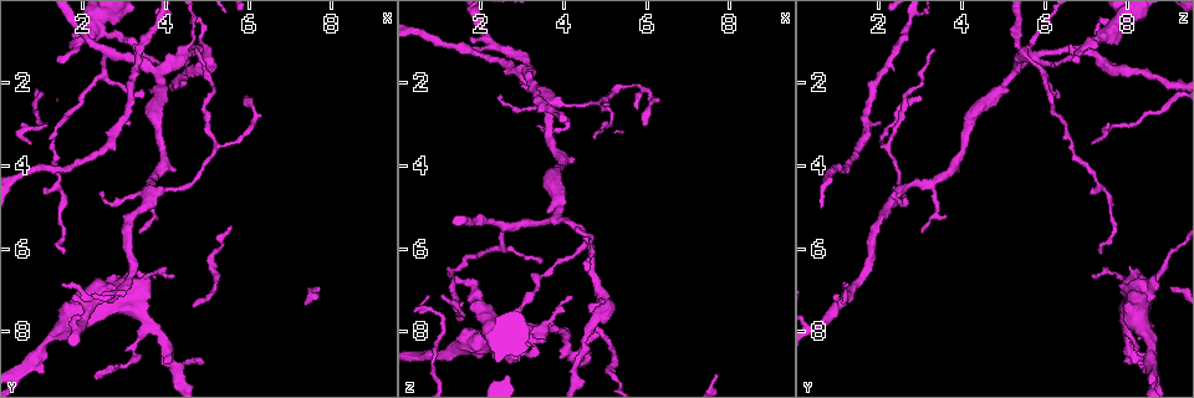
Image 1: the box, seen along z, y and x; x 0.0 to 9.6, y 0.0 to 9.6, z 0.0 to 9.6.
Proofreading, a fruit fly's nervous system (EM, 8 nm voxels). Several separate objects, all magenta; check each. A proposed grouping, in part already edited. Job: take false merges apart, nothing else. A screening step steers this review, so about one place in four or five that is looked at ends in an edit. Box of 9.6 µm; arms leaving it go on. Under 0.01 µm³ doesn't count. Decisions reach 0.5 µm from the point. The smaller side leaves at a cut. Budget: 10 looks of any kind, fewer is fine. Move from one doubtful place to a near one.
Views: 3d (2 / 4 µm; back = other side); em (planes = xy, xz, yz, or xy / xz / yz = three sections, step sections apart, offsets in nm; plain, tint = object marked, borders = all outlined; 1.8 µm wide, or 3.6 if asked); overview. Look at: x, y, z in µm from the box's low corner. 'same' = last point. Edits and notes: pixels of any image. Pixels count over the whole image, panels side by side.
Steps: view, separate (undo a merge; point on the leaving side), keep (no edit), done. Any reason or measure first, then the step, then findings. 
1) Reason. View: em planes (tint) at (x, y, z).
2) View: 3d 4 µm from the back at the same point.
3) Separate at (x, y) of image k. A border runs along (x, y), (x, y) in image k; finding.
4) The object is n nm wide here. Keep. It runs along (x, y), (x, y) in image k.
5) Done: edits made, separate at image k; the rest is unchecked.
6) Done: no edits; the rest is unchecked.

Abrupt turn. View: em xy step 4 (tint) at (4.15, 8.90, 8.65).

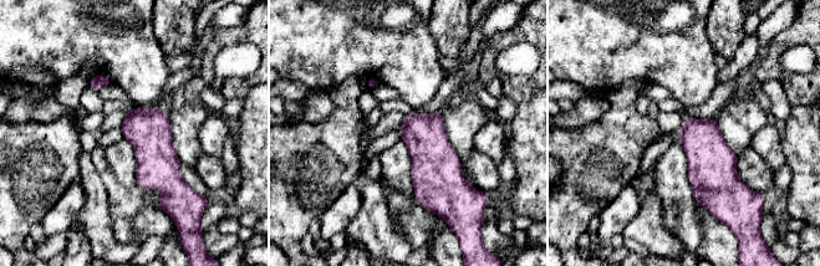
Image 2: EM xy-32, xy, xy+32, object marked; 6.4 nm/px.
View: em planes (tint) at the same point.

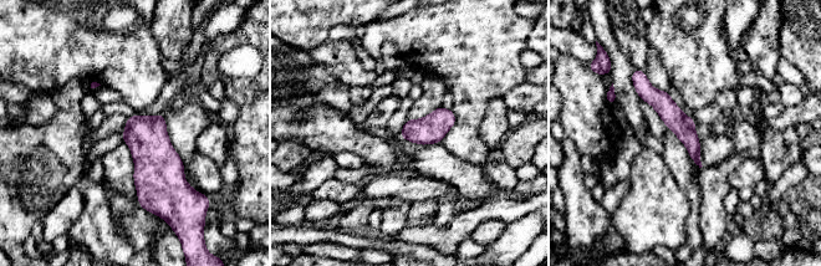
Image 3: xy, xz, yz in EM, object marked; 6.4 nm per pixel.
Keep. All the same neuron.

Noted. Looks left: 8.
Sudden change in width. View: em planes (tint) at (3.55, 6.75, 7.85).

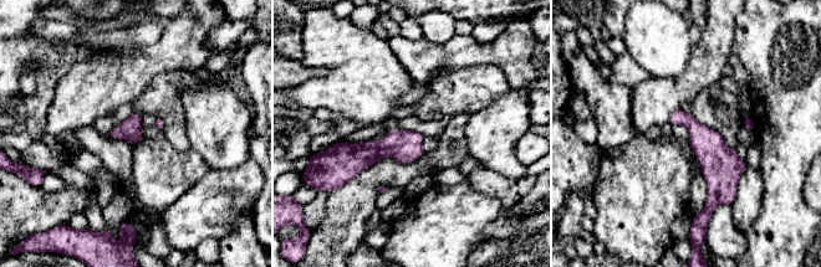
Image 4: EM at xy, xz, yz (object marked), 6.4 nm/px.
Keep. It runs along (419, 137), (373, 152), (338, 147) in image 4; continuous, no second neuron.

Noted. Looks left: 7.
Four-way junction. View: em planes (borders) at (4.50, 1.40, 5.75).

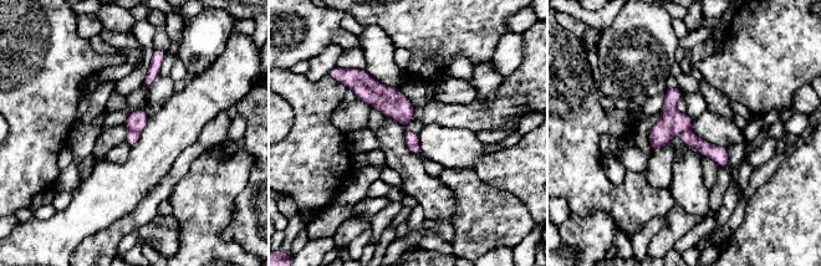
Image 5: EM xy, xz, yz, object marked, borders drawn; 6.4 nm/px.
Separate at (132, 138) of image 5. A border runs along (128, 129), (136, 131), (139, 134) in image 5; a second neuron is stuck on.

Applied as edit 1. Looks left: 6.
View: overview.

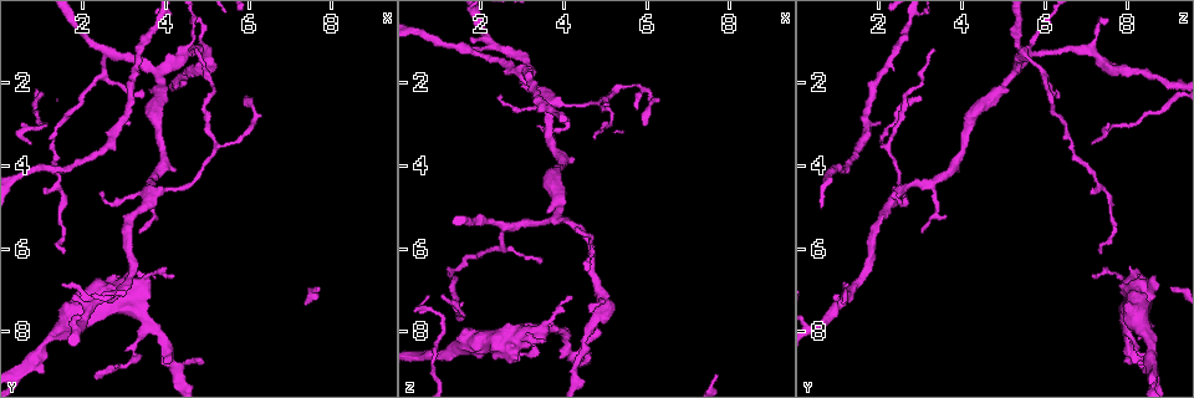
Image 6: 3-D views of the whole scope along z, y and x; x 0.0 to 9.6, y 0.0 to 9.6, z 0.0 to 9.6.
Sharp bend. View: 3d 2 µm at (3.65, 4.55, 2.55).

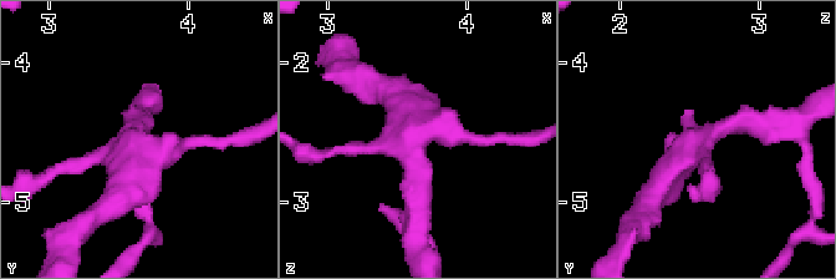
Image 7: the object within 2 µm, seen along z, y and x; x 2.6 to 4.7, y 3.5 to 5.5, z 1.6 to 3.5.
Shape alone is not enough. View: em planes (tint) at (3.64, 4.58, 2.50).

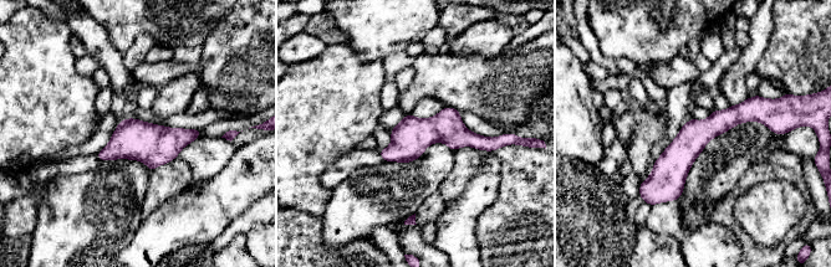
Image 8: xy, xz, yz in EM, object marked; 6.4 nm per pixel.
The object is 200 nm wide here. Keep. It runs along (768, 121), (718, 122), (643, 188) in image 8; all the same neuron.

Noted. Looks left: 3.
Done: edits made, separate at image 5; the rest is unchecked.

